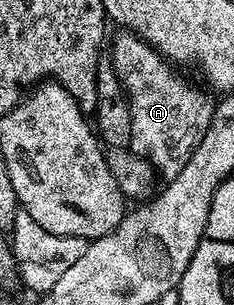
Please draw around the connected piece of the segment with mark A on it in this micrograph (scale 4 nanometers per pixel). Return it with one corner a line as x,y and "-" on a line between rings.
117,33
113,39
113,55
111,62
119,81
125,87
125,96
129,98
131,109
131,141
128,150
143,157
158,172
165,174
166,180
174,179
191,161
191,153
195,153
195,145
203,141
207,133
207,125
211,125
211,113
214,100
208,99
197,87
192,87
185,79
176,75
174,64
164,59
160,53
153,50
145,40
132,33

